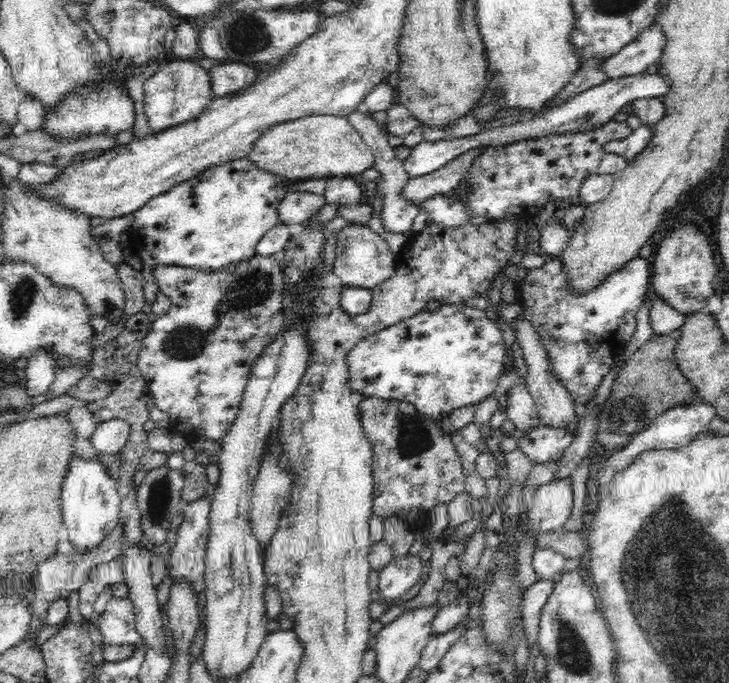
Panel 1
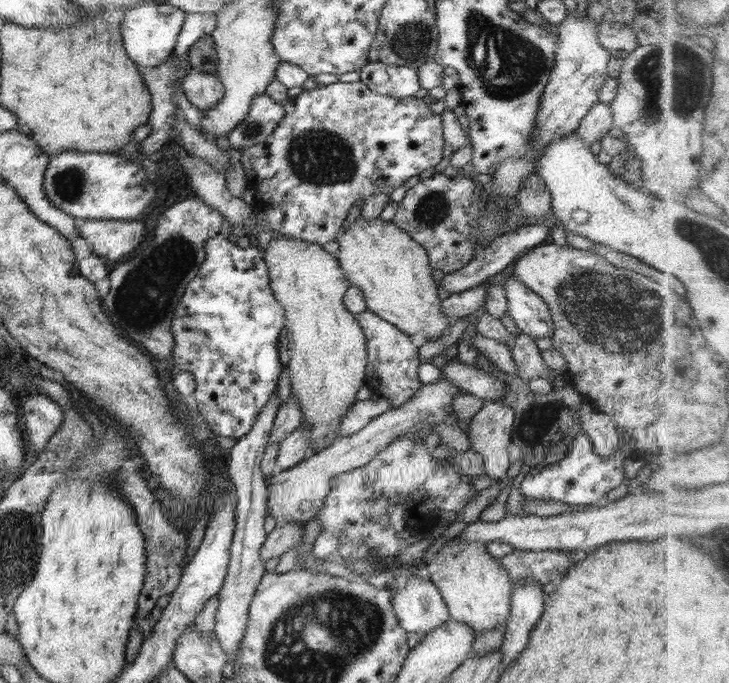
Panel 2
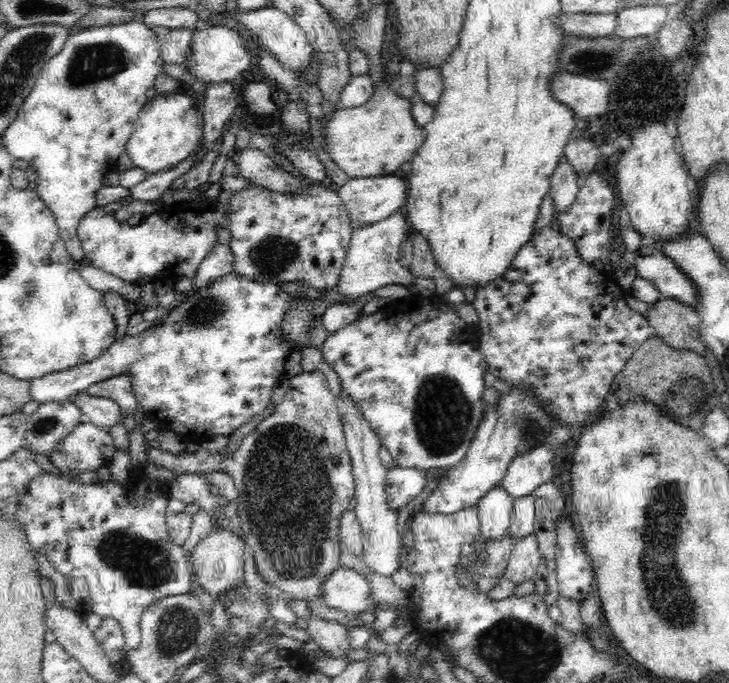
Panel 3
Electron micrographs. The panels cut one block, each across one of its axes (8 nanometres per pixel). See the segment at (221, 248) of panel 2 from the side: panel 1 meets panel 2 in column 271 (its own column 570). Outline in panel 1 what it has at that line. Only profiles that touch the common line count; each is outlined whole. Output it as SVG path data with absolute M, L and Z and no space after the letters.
M637 256L626 262L621 269L610 273L593 289L574 293L566 285L568 281L562 261L558 257L553 257L539 268L527 269L523 283L517 283L519 293L517 301L522 307L521 315L538 331L539 341L544 345L547 357L552 358L549 360L552 375L565 386L574 402L588 404L596 396L596 389L603 378L612 370L614 364L618 364L620 354L624 354L636 330L636 312L647 298L650 274L652 274L650 257Z

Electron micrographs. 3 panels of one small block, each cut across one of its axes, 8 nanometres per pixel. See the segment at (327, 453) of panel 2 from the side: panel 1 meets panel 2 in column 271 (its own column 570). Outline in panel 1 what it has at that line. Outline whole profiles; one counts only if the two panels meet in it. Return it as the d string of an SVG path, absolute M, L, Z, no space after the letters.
M572 478L552 480L535 491L533 506L527 511L535 534L562 529L572 512Z

